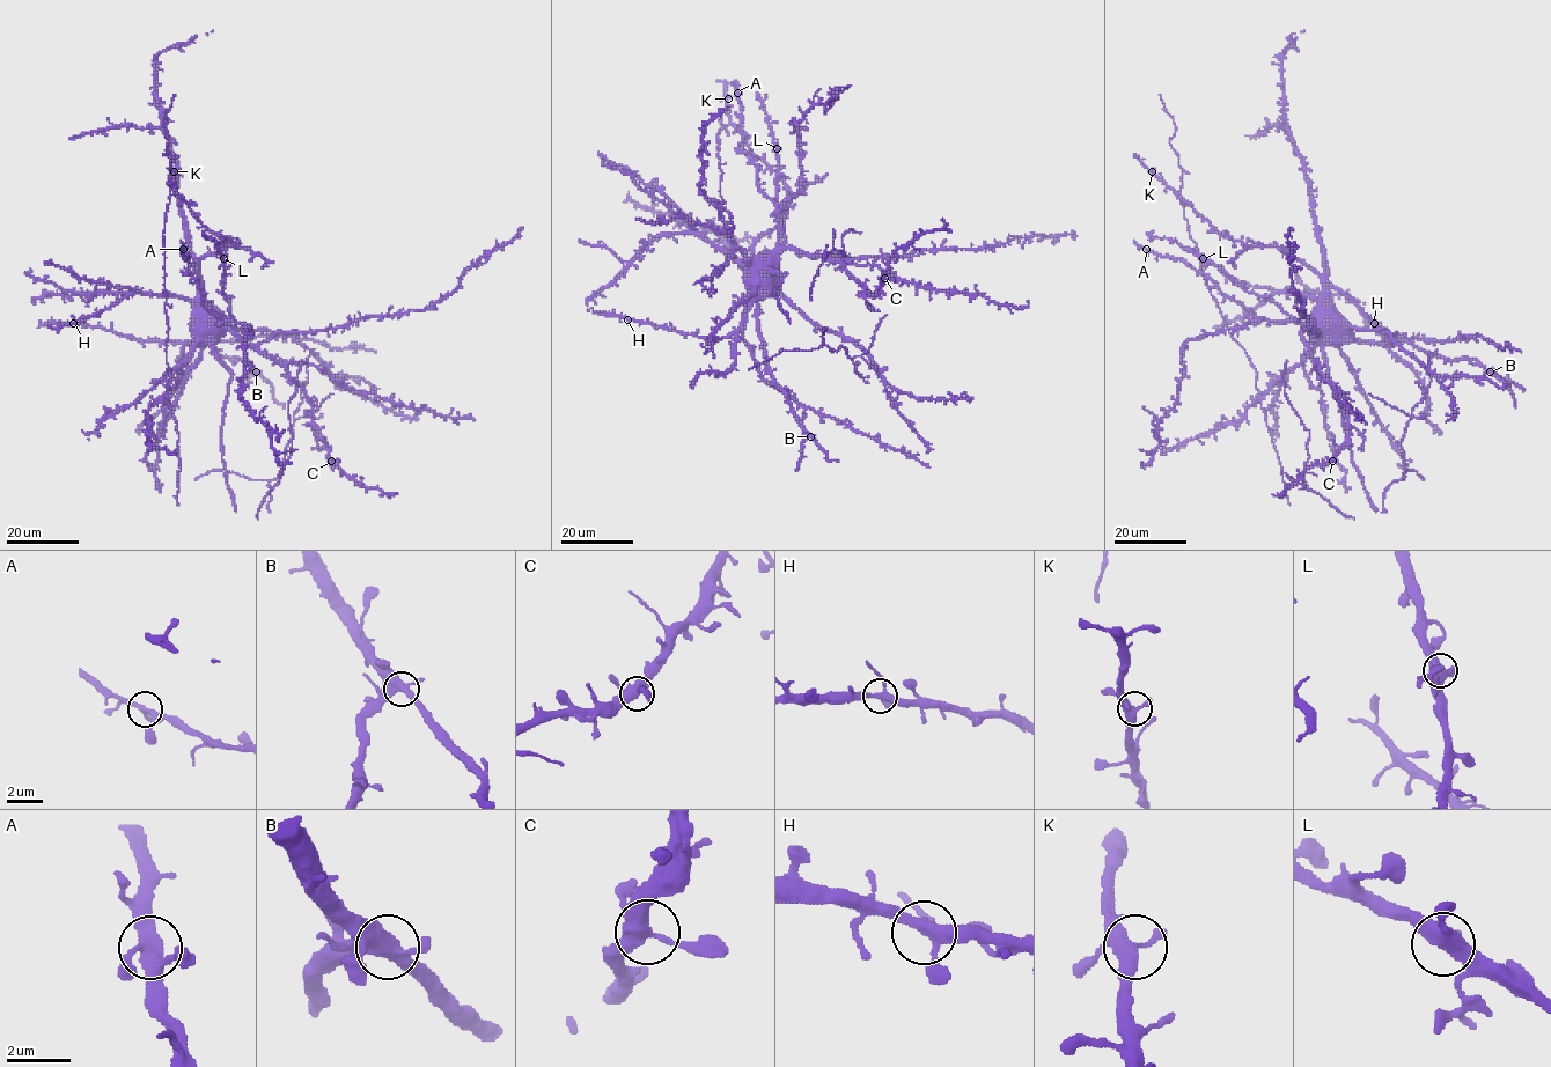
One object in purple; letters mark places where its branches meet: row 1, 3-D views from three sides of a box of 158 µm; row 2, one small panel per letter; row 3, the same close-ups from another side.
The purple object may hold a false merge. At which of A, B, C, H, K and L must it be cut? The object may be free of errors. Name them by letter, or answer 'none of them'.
none of them

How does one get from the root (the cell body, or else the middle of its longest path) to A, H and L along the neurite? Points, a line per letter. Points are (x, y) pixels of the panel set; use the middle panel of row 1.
A: (767, 258), (779, 237), (778, 214), (776, 206), (759, 189), (757, 169), (743, 148), (742, 105), (737, 93)
H: (767, 258), (759, 257), (756, 262), (756, 297), (745, 321), (725, 337), (699, 338), (627, 319)
L: (767, 258), (784, 241), (783, 211), (777, 200), (777, 148)

